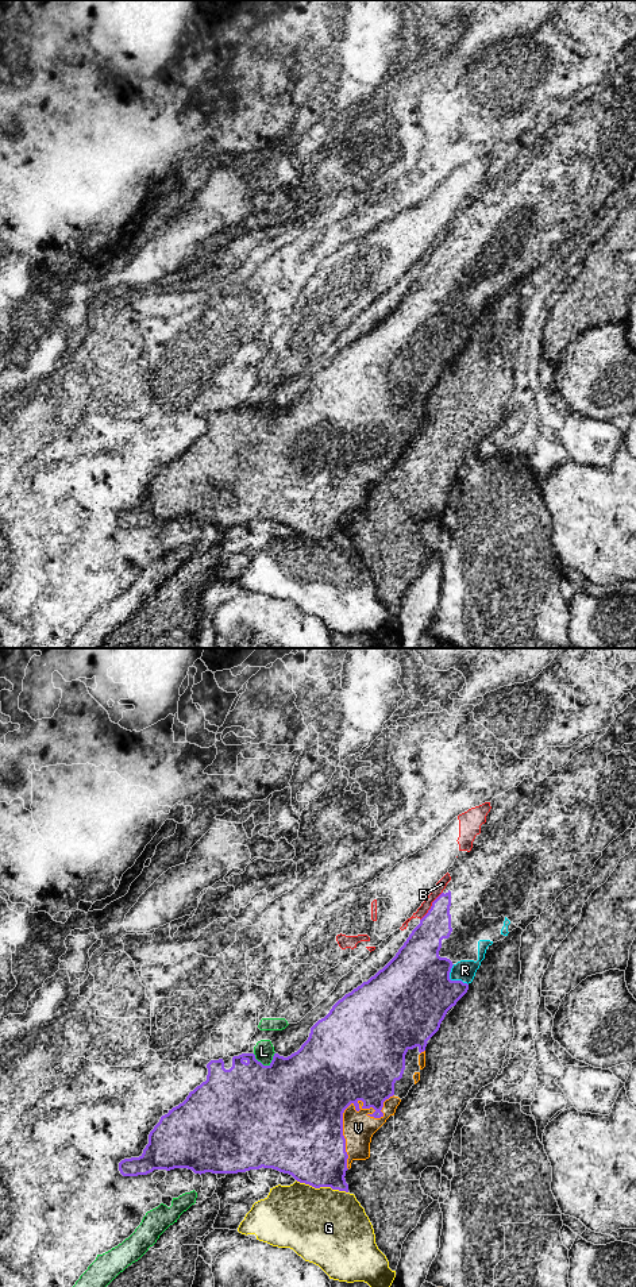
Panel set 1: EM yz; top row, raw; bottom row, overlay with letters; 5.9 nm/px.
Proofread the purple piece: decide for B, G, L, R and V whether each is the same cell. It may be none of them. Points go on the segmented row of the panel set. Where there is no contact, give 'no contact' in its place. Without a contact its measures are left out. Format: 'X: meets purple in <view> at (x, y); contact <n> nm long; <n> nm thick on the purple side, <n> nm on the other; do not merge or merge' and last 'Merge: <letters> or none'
B: meets purple in yz at (431, 906); contact 220 nm long; 200 nm thick on the purple side, 60 nm on the other; do not merge
G: meets purple in yz at (322, 1186); contact 320 nm long; 420 nm thick on the purple side, 460 nm on the other; do not merge
L: meets purple in yz at (265, 1066); contact 140 nm long; 500 nm thick on the purple side, 120 nm on the other; do not merge
R: meets purple in yz at (453, 981); contact 160 nm long; 460 nm thick on the purple side, 130 nm on the other; merge
V: meets purple in yz at (349, 1105); contact 500 nm long; 480 nm thick on the purple side, 190 nm on the other; merge
Merge: R, V

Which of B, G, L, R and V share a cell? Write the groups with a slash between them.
B L / G / R V

